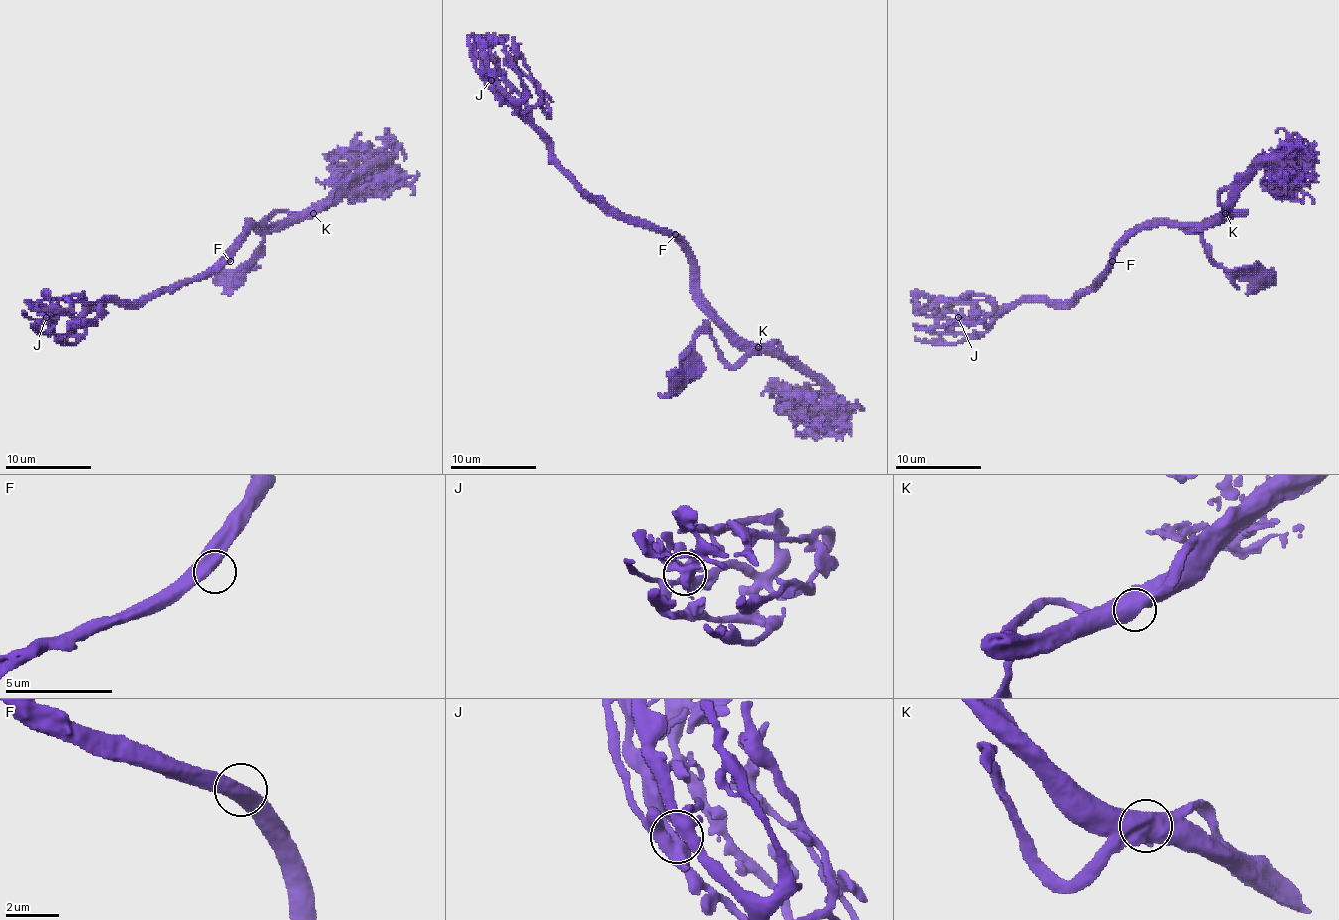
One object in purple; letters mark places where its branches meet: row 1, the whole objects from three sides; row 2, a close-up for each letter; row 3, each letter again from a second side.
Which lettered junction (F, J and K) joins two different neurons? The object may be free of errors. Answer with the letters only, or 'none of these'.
none of these

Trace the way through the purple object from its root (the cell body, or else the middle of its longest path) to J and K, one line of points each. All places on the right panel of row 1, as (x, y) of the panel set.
J: (1112, 255), (1106, 270), (1084, 291), (1069, 300), (1016, 302), (994, 317), (958, 317)
K: (1112, 255), (1125, 240), (1142, 229), (1160, 225), (1211, 225), (1226, 214)

